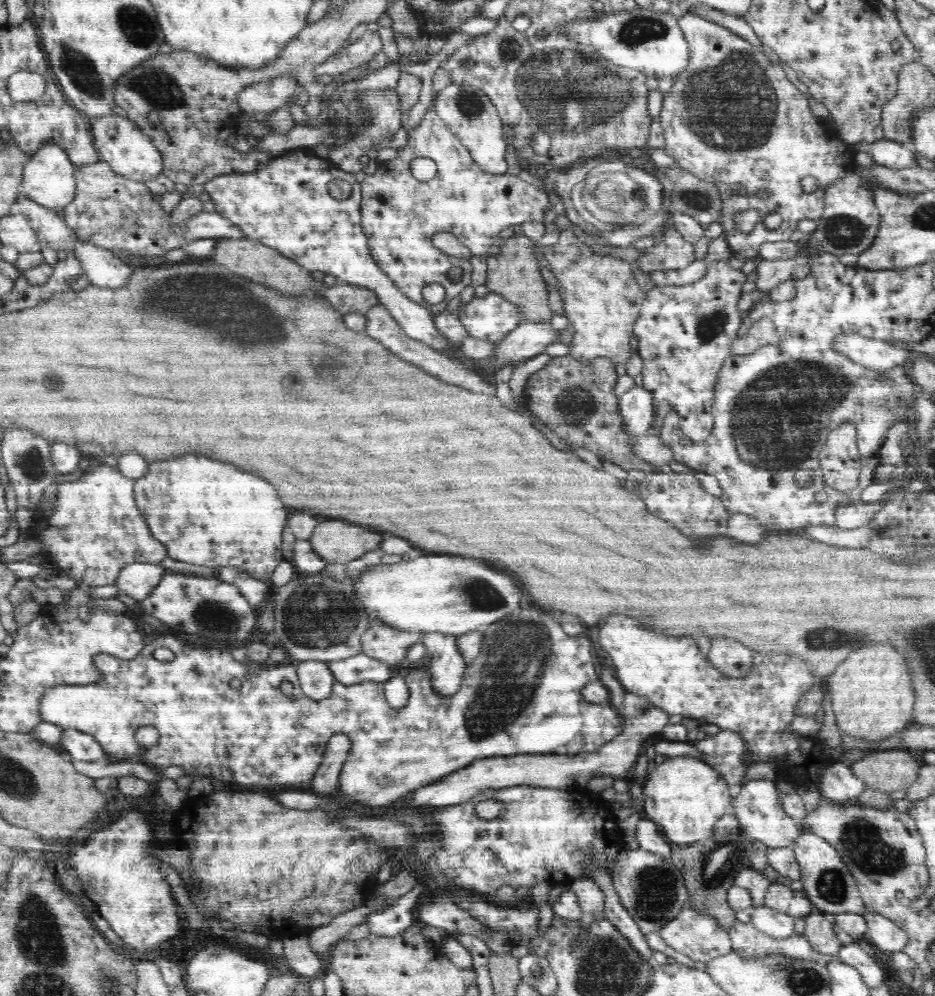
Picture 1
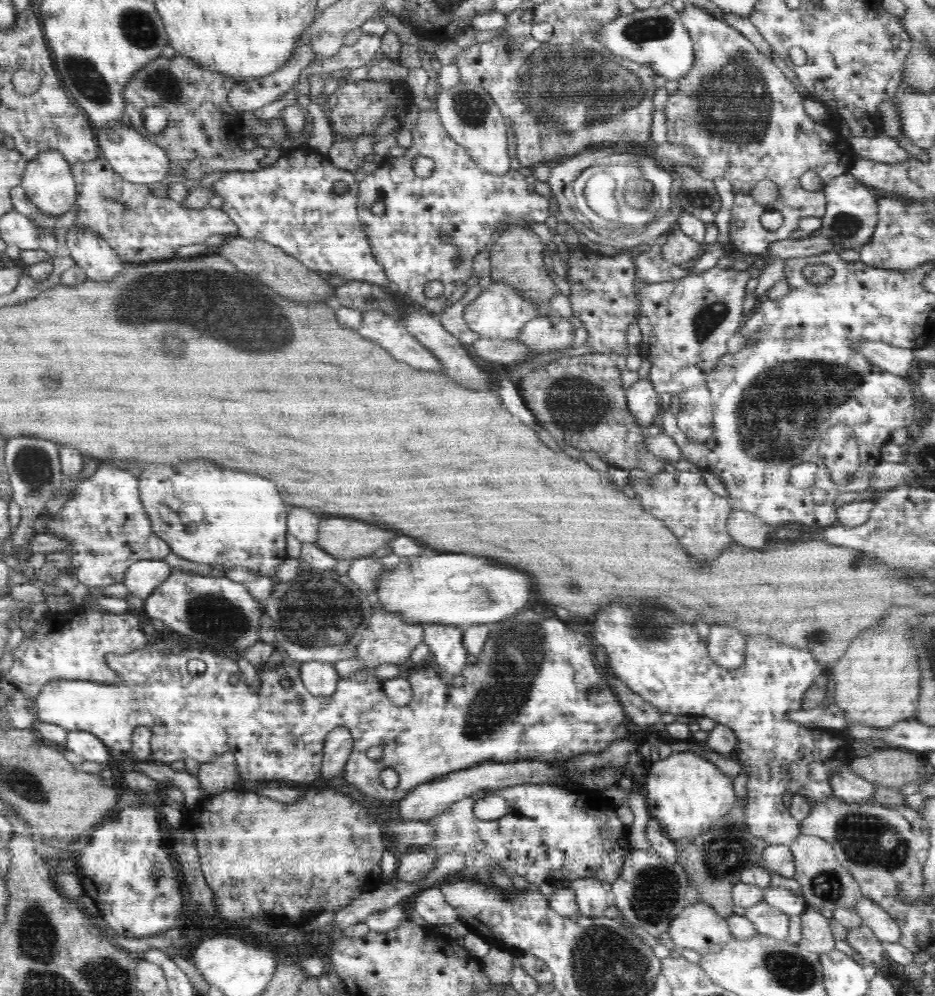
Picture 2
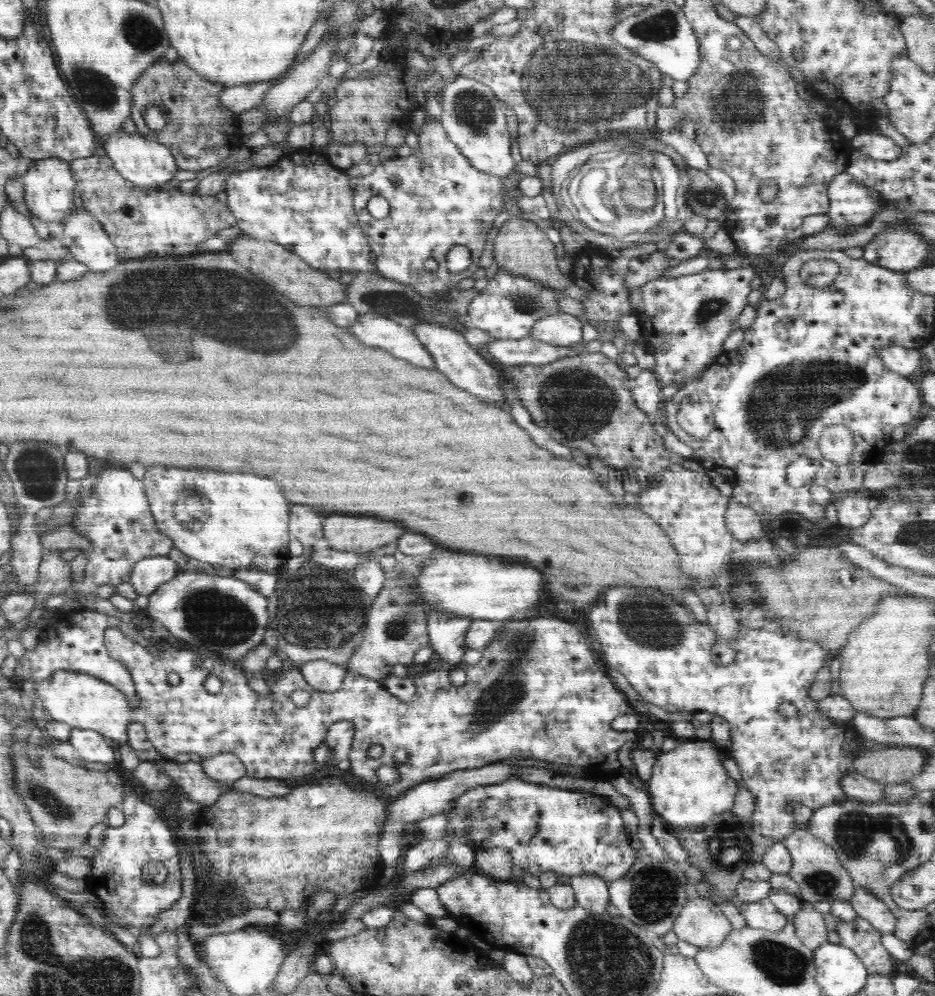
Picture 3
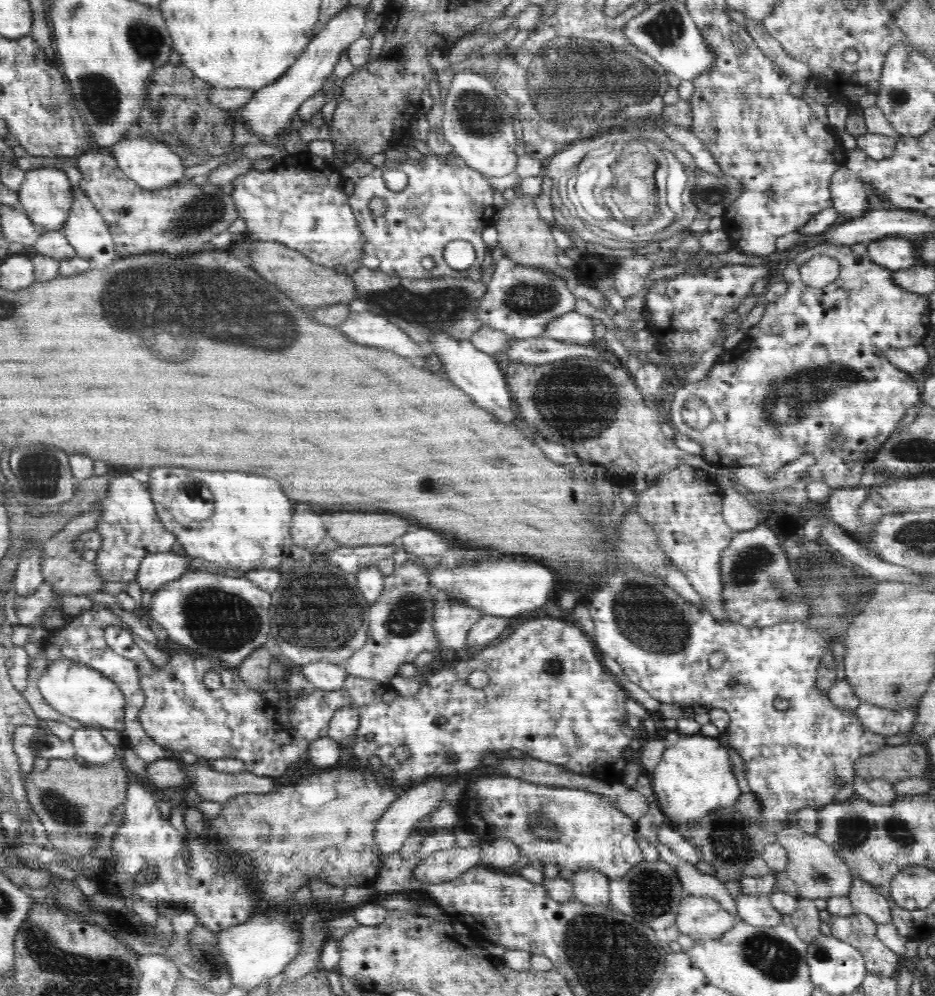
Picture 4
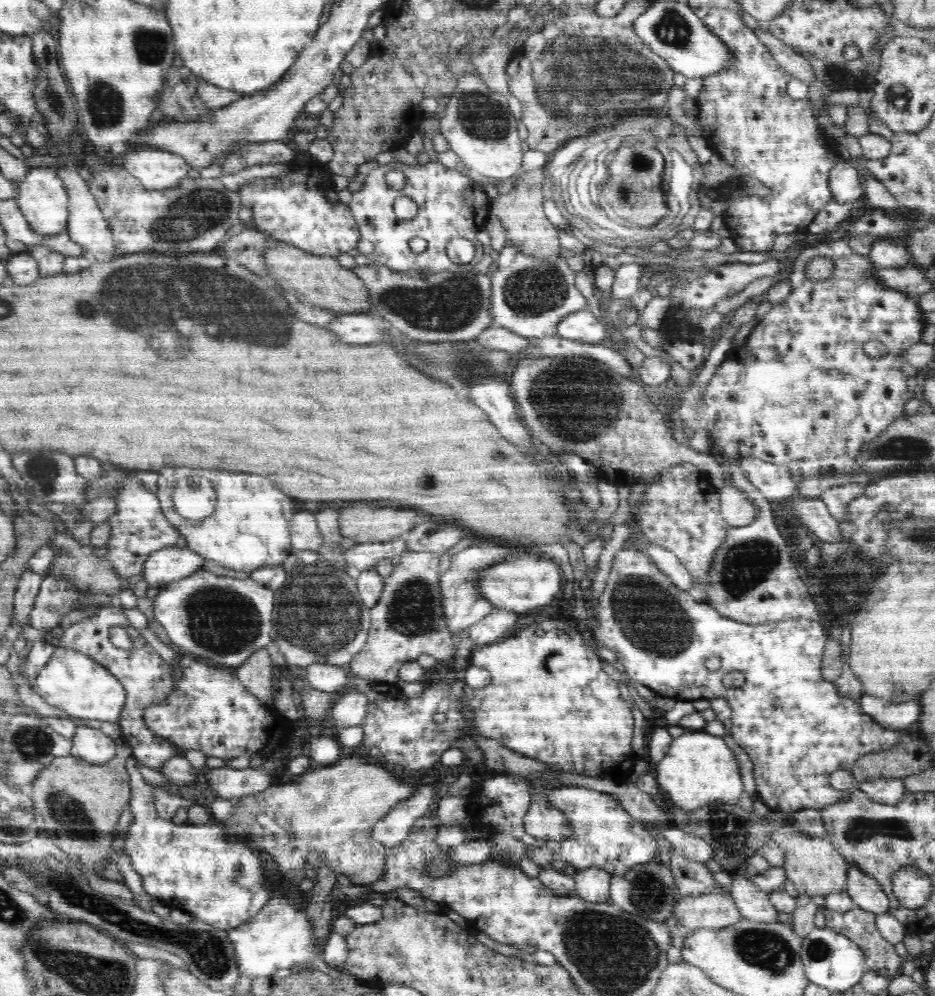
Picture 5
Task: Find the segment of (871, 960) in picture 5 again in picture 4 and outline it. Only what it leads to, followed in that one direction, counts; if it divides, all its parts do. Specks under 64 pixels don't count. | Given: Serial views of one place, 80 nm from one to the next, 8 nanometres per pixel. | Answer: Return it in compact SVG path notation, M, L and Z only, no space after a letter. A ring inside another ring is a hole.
M860 912L852 916L830 915L827 921L831 934L851 944L862 953L868 973L881 977L895 977L902 957L890 950L877 935L877 924Z

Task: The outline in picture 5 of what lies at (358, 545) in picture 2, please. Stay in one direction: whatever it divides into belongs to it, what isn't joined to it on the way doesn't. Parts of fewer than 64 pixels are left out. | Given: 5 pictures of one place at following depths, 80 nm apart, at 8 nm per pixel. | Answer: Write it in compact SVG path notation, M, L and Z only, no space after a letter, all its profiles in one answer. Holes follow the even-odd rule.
M354 506L338 515L338 532L355 544L388 542L412 530L418 522L416 510Z

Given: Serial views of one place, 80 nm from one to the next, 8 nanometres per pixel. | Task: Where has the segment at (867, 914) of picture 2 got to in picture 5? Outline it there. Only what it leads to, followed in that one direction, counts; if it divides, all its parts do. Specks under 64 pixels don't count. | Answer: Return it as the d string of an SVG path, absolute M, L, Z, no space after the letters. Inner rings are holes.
M849 864L846 880L846 892L856 907L876 915L889 912L889 899L882 887L855 864Z

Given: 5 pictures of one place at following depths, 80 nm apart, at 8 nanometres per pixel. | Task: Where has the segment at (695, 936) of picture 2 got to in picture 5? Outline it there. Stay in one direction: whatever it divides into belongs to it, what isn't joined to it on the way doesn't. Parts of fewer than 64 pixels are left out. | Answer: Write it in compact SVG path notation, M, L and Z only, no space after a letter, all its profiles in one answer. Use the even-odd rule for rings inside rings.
M721 886L714 893L682 897L675 903L675 916L677 922L689 932L698 928L720 930L736 924L740 919L730 890Z

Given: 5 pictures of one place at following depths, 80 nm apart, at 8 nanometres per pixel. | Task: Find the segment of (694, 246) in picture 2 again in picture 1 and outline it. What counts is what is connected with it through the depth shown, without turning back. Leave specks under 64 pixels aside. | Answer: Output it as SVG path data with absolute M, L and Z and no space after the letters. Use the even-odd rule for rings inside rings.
M666 225L663 228L663 236L662 240L660 242L657 242L655 244L653 243L646 243L650 244L650 246L646 246L646 252L636 260L636 264L638 264L638 268L640 268L640 272L643 272L644 274L648 275L649 277L656 273L657 271L674 271L679 269L687 268L691 262L694 262L694 245L690 244L689 242L686 242L686 240L683 239L683 236L672 226L672 225Z

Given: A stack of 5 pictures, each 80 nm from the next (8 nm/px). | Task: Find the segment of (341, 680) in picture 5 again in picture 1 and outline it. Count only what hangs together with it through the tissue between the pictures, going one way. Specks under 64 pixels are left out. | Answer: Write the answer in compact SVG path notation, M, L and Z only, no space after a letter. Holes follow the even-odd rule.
M300 661L297 665L297 680L303 693L314 700L330 696L335 684L334 676L324 661Z

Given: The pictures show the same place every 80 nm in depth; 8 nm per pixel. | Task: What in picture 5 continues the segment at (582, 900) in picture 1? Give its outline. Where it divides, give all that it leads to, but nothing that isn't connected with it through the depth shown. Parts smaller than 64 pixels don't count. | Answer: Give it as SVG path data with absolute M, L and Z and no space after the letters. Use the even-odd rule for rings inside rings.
M598 867L585 868L574 874L576 895L594 903L609 901L611 874Z

